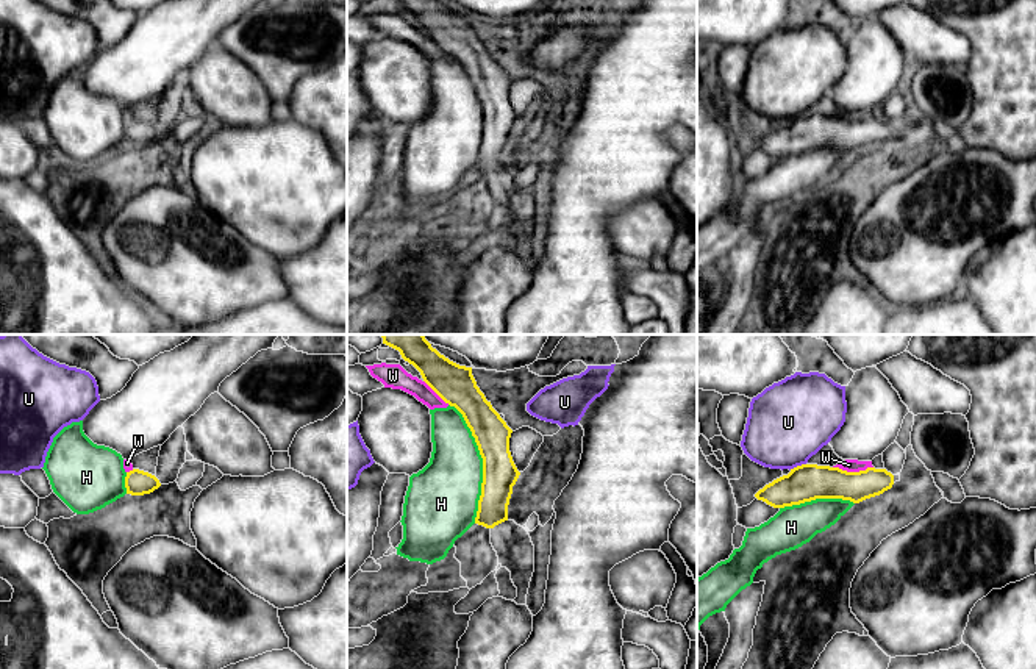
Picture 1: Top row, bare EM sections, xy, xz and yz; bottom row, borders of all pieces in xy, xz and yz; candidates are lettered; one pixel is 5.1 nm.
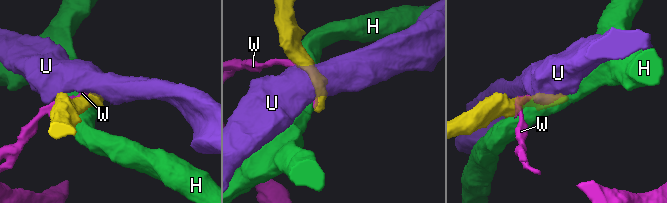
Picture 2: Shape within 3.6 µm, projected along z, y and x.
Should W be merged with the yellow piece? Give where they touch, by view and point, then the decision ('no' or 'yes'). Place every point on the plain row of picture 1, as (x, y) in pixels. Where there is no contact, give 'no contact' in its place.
yz (853, 122) | no

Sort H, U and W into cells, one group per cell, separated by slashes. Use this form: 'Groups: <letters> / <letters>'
Groups: H / U / W

